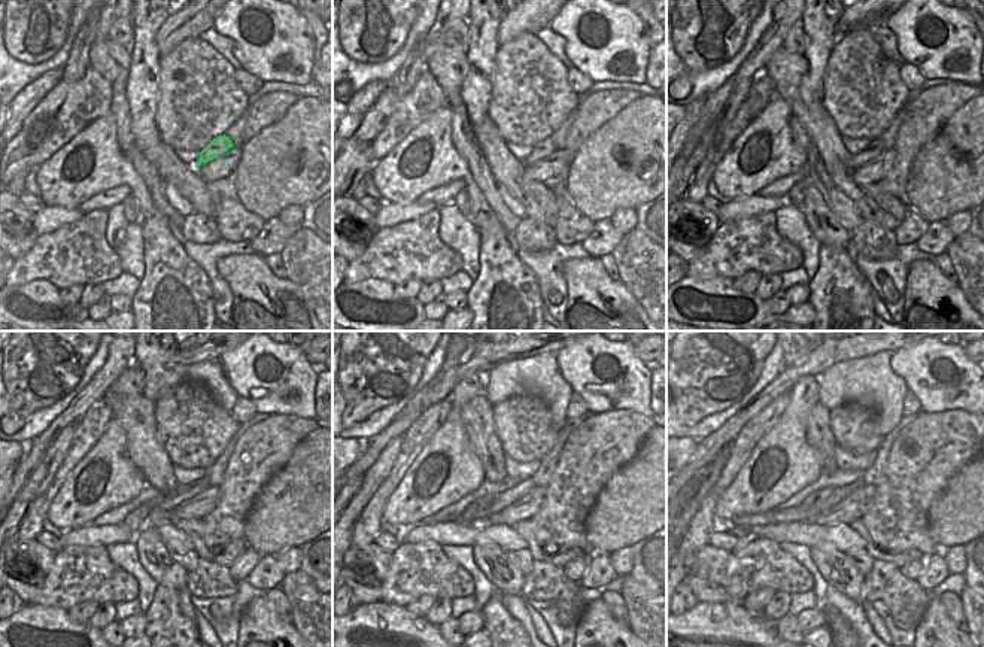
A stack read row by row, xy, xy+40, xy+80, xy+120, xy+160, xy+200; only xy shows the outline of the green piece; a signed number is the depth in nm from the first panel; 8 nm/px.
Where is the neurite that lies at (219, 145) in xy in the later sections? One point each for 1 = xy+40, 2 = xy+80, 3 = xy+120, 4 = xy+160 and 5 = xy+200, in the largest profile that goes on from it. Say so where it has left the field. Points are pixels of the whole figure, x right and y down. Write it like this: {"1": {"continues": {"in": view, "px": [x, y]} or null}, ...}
{"1": {"continues": {"in": "xy+40", "px": [544, 148]}}, "2": {"continues": {"in": "xy+80", "px": [875, 146]}}, "3": {"continues": {"in": "xy+120", "px": [184, 492]}}, "4": {"continues": {"in": "xy+160", "px": [509, 497]}}, "5": {"continues": {"in": "xy+200", "px": [795, 515]}}}

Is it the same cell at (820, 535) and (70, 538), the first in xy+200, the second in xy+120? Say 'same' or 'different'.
same

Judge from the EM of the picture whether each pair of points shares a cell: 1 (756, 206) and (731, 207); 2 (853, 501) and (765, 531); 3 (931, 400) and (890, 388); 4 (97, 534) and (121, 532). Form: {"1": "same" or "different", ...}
{"1": "same", "2": "different", "3": "different", "4": "same"}

